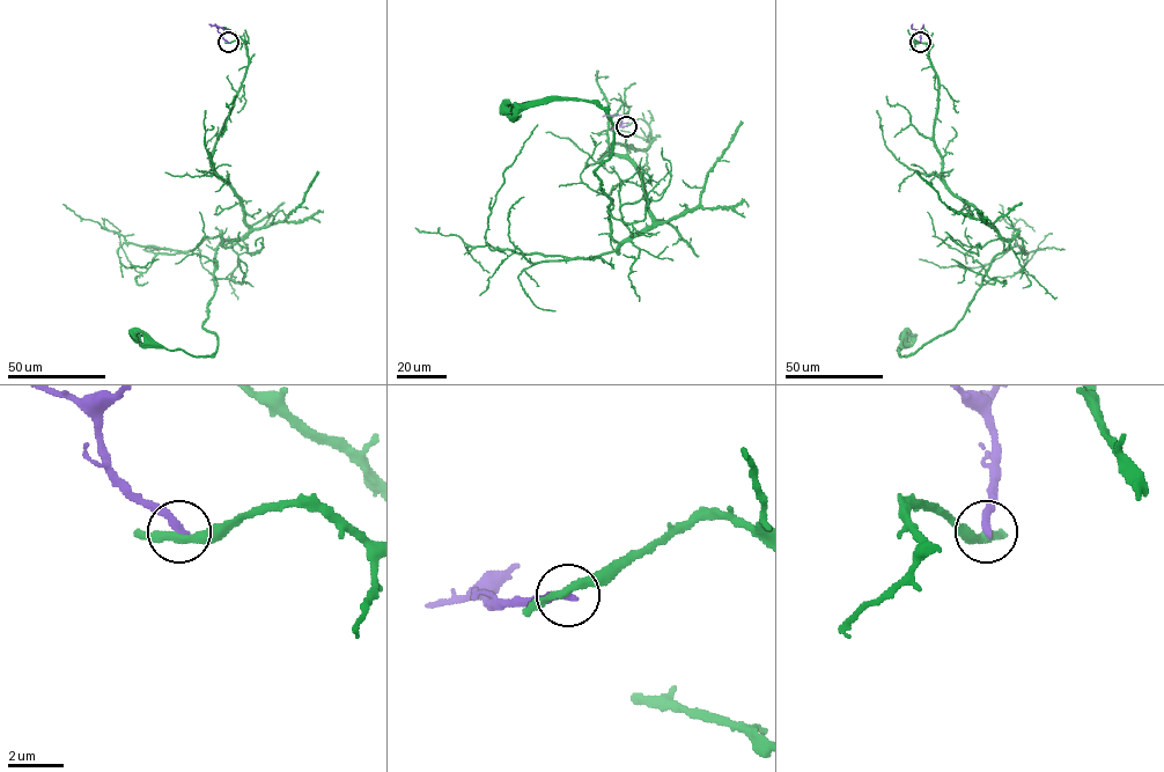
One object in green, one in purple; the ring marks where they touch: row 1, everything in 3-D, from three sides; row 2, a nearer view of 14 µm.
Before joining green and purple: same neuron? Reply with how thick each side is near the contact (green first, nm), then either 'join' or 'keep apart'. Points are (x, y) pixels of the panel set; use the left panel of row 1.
calibres 280 and 320 nm; keep apart

